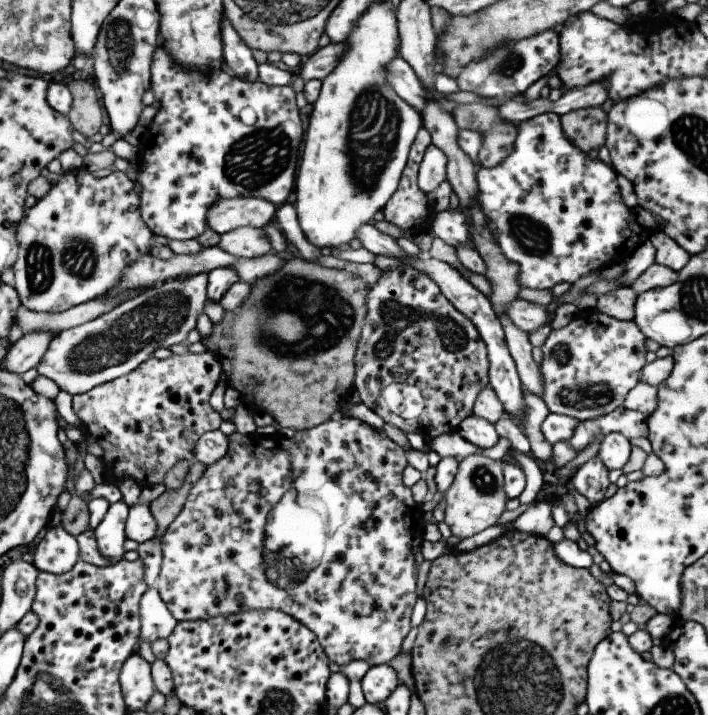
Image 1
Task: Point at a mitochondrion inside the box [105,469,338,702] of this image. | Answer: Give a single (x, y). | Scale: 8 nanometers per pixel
(288, 564)

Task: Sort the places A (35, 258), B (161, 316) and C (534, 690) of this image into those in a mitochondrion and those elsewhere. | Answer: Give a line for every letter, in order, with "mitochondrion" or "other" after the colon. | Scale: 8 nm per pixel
A: mitochondrion
B: mitochondrion
C: mitochondrion

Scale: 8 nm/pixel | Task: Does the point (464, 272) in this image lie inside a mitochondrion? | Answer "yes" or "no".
no

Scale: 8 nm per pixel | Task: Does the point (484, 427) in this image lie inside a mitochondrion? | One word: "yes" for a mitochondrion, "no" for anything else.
no

